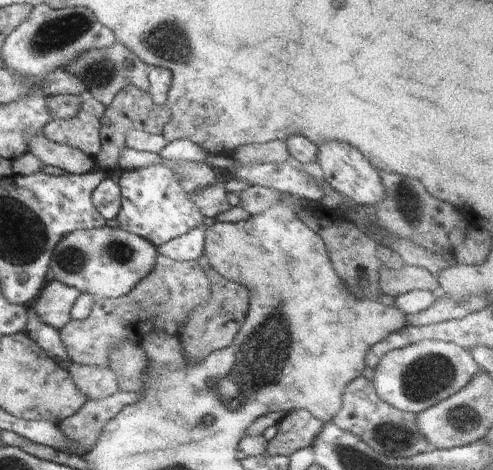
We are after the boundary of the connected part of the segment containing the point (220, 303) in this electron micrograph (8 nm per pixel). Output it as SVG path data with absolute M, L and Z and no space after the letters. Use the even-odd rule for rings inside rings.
M204 254L196 262L210 282L210 298L206 303L194 306L188 312L188 316L182 320L182 328L177 335L178 342L182 346L184 362L188 366L196 366L196 364L204 362L204 358L207 358L208 354L228 348L235 342L236 334L240 331L242 322L246 318L250 295L246 286L225 280L218 272L215 272Z

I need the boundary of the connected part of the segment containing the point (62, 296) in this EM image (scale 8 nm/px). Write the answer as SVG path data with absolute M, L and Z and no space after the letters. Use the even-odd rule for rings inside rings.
M52 280L46 282L30 308L38 316L38 320L60 330L71 319L70 310L80 294L76 288Z

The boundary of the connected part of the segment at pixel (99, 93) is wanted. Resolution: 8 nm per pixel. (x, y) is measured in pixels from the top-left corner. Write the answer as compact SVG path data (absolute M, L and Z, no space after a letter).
M119 41L108 46L106 50L88 50L82 56L78 56L76 60L72 60L68 66L64 66L65 72L70 72L78 76L80 80L84 80L89 94L105 108L111 104L122 88L134 86L134 88L142 88L144 92L149 92L149 70L150 66L142 62L130 48L126 48Z

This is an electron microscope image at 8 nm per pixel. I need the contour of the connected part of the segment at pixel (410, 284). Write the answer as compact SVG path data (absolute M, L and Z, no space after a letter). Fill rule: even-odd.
M404 265L400 270L382 266L379 272L378 288L386 296L401 296L411 291L426 290L439 293L440 286L436 276L420 267Z

